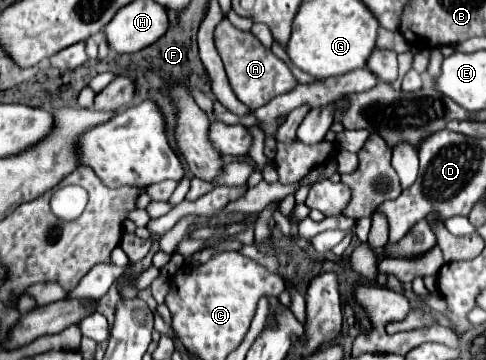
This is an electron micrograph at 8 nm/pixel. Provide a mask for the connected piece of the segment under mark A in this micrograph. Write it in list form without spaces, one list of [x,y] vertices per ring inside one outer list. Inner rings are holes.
[[[222,19],[216,29],[214,29],[214,43],[216,49],[224,61],[232,91],[236,93],[236,97],[248,105],[252,111],[260,107],[260,103],[268,103],[270,99],[292,91],[298,81],[292,75],[290,67],[280,61],[270,49],[266,49],[250,31],[240,31],[236,29],[228,19]]]

